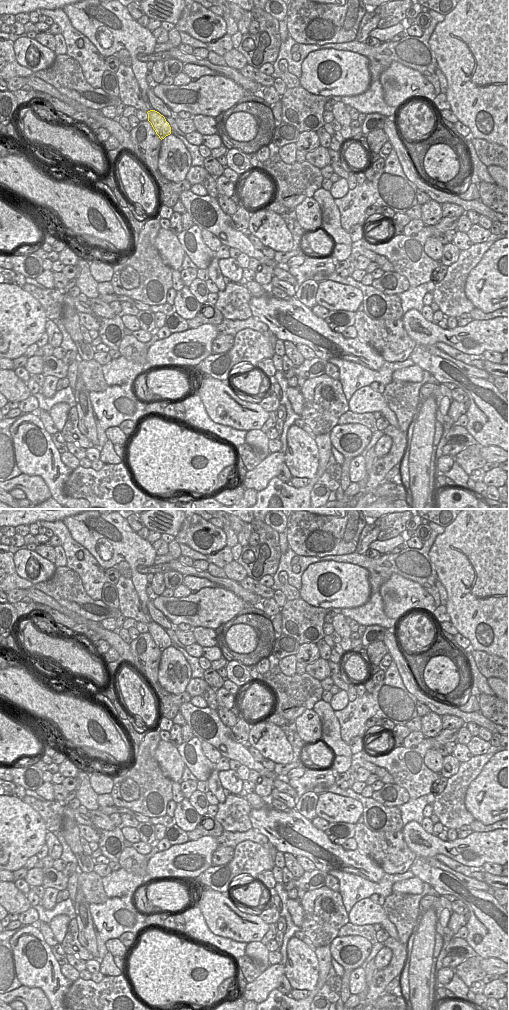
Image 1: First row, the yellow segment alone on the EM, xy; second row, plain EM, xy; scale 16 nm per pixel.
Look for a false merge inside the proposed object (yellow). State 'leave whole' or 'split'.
leave whole

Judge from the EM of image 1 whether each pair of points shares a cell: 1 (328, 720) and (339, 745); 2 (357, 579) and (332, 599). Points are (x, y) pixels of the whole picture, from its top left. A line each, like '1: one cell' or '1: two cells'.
1: one cell
2: one cell

